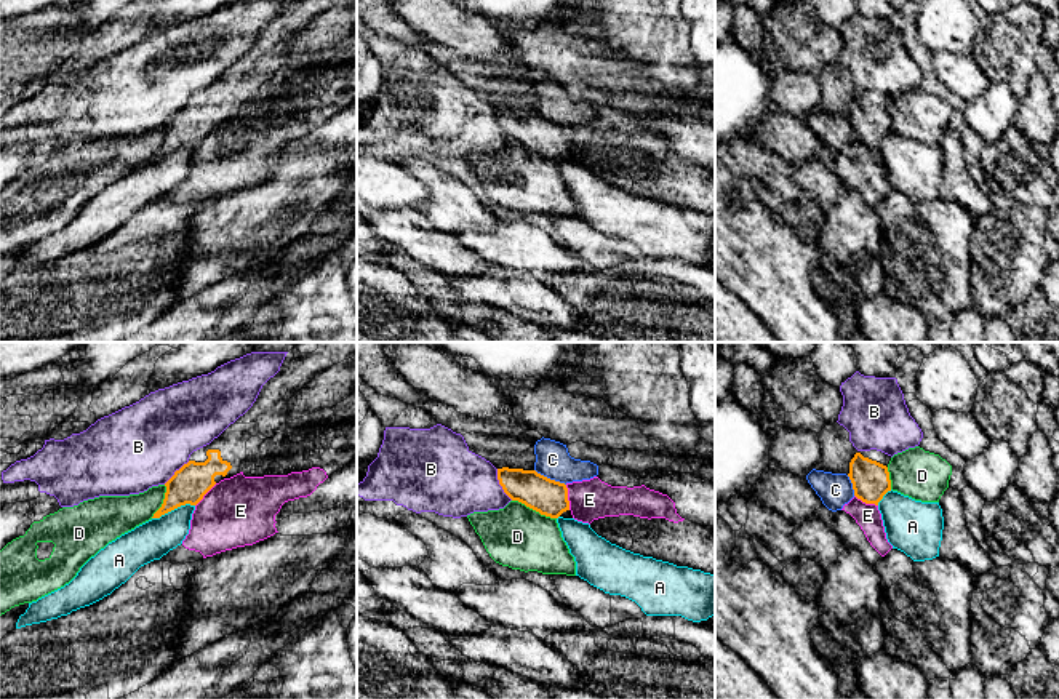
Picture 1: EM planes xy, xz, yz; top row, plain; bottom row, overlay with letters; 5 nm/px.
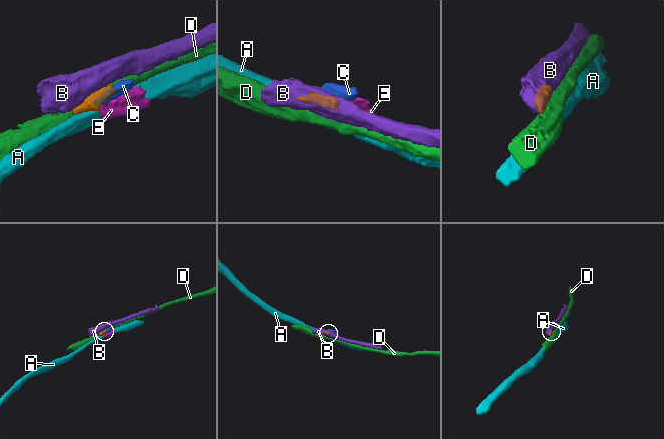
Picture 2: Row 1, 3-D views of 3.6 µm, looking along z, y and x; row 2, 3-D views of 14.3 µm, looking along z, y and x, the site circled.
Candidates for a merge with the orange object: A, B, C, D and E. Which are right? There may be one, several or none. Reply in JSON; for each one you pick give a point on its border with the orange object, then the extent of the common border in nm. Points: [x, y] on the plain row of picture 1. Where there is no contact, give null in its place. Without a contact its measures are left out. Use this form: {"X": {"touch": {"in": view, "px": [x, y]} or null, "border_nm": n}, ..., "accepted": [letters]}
{"accepted": []}

